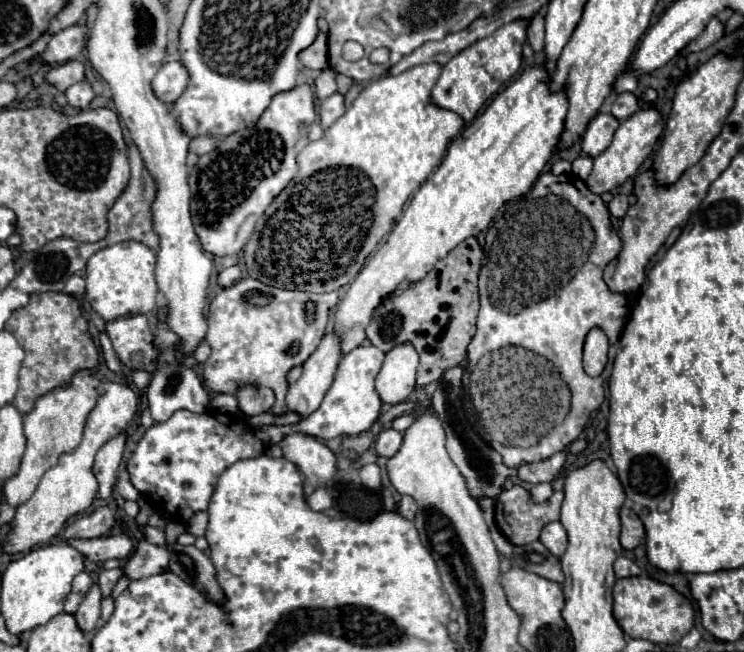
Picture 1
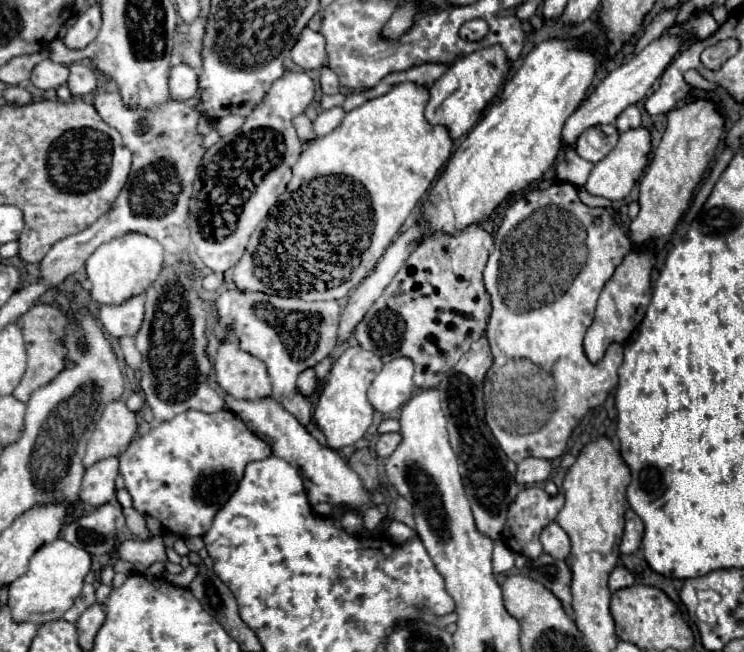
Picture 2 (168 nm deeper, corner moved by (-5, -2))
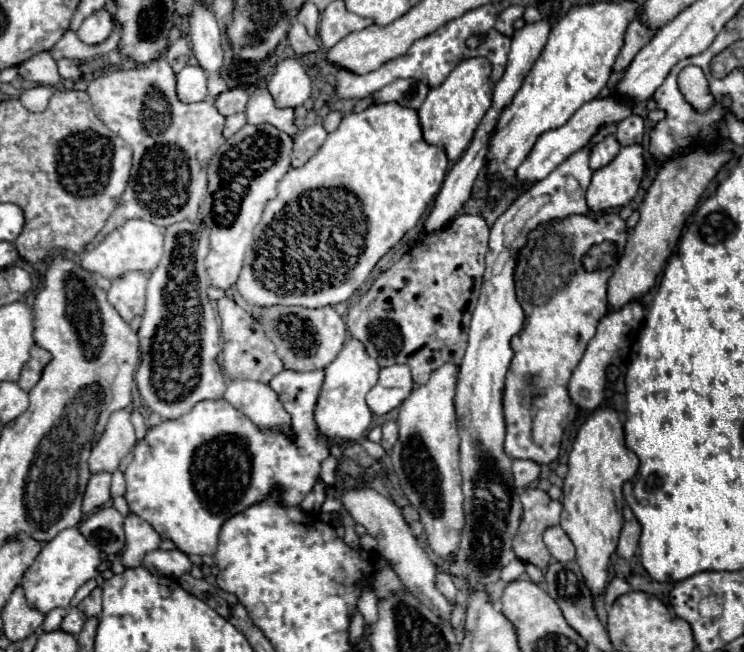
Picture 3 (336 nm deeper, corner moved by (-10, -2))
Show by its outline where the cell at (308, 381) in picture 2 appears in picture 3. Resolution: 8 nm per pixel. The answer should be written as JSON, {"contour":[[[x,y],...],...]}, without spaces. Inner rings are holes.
{"contour":[[[282,370],[276,374],[268,386],[278,390],[278,400],[284,410],[290,414],[290,422],[298,422],[298,436],[288,438],[274,430],[262,430],[248,416],[232,408],[224,398],[220,400],[202,400],[188,414],[176,420],[164,420],[162,424],[148,430],[144,440],[134,446],[134,460],[126,468],[126,494],[130,510],[144,518],[160,538],[168,538],[176,544],[184,554],[196,556],[214,556],[218,548],[218,532],[222,524],[244,512],[246,508],[266,500],[276,488],[280,488],[282,506],[292,508],[300,506],[304,496],[314,488],[320,476],[320,464],[330,456],[330,446],[324,438],[320,438],[318,428],[314,424],[314,406],[316,396],[320,392],[320,384],[324,380],[322,372],[294,372]]]}

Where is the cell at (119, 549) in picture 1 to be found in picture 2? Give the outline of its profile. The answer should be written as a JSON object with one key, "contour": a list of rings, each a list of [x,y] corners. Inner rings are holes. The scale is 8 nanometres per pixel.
{"contour":[[[153,536],[151,540],[127,538],[127,540],[117,544],[115,552],[119,558],[129,560],[137,572],[143,572],[153,562],[165,562],[167,560],[161,536]]]}

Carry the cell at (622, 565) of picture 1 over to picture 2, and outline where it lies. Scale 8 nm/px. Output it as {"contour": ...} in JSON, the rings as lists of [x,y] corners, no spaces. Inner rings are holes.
{"contour":[[[617,566],[611,576],[609,576],[609,588],[615,592],[619,588],[627,588],[627,586],[633,586],[635,584],[635,578],[633,574],[625,568],[625,566]]]}

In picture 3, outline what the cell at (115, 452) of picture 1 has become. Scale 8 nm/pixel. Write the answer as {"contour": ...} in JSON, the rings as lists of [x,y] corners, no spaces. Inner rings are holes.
{"contour":[[[98,472],[90,476],[90,482],[84,494],[84,504],[82,504],[84,514],[92,514],[94,510],[110,502],[110,478],[112,474],[108,472]]]}

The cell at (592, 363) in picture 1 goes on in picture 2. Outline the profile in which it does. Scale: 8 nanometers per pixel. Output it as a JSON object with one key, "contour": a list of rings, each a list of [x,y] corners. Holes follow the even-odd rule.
{"contour":[[[653,244],[647,246],[633,246],[631,252],[623,258],[623,262],[615,268],[611,280],[603,286],[603,292],[597,302],[595,322],[589,326],[585,334],[585,354],[587,358],[597,364],[603,360],[605,350],[611,342],[624,345],[629,336],[643,320],[643,312],[647,310],[647,304],[651,302],[651,270],[655,264],[657,252]]]}

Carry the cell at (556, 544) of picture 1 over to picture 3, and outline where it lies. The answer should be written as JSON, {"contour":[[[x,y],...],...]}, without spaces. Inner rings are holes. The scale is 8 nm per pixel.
{"contour":[[[552,526],[544,532],[544,544],[558,562],[570,562],[576,558],[574,544],[560,526]]]}

